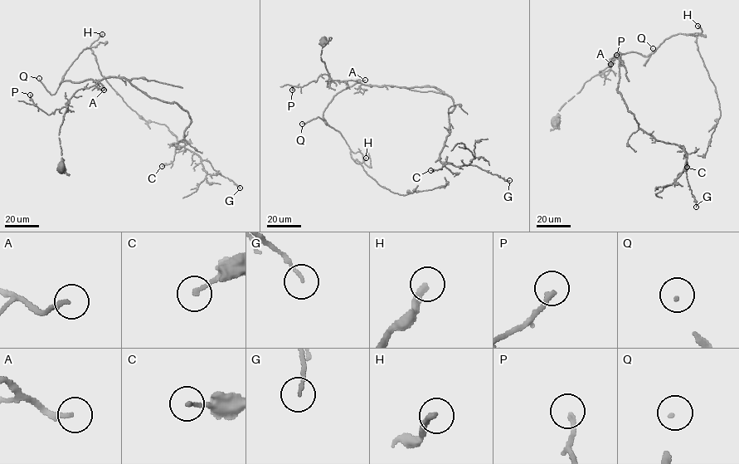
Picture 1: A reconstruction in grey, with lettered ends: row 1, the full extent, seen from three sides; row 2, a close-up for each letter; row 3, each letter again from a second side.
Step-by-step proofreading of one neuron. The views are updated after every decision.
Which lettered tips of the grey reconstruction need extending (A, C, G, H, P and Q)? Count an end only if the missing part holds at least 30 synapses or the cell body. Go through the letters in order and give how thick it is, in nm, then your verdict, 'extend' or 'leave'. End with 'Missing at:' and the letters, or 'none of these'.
A: calibre 190 nm; extend
C: calibre 160 nm; leave
G: calibre 130 nm; leave
H: calibre 280 nm; extend
P: calibre 200 nm; leave
Q: calibre 90 nm; extend
Missing at: A, H, Q

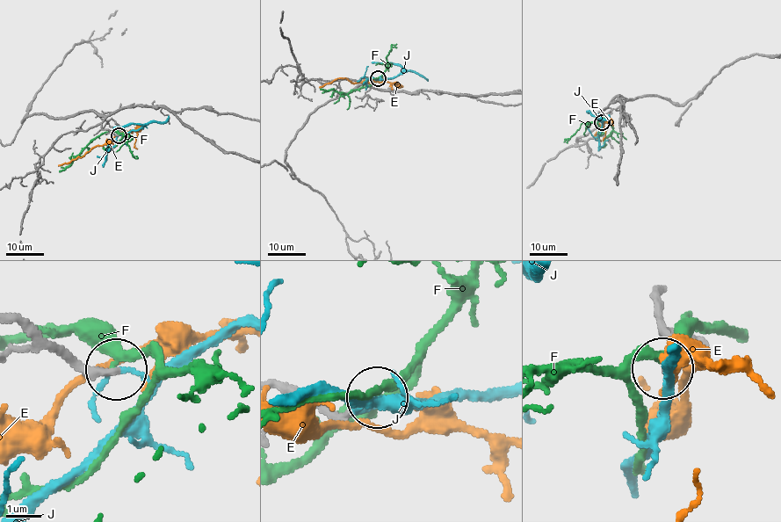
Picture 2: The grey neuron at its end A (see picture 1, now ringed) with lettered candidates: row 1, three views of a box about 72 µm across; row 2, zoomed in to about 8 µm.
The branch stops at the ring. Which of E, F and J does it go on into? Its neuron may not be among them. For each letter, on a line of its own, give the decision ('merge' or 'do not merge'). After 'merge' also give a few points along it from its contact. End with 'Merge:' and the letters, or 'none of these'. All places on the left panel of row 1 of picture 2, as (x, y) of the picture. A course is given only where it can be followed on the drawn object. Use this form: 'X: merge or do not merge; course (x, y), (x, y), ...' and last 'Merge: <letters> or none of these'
E: do not merge
F: do not merge
J: do not merge
Merge: none of these

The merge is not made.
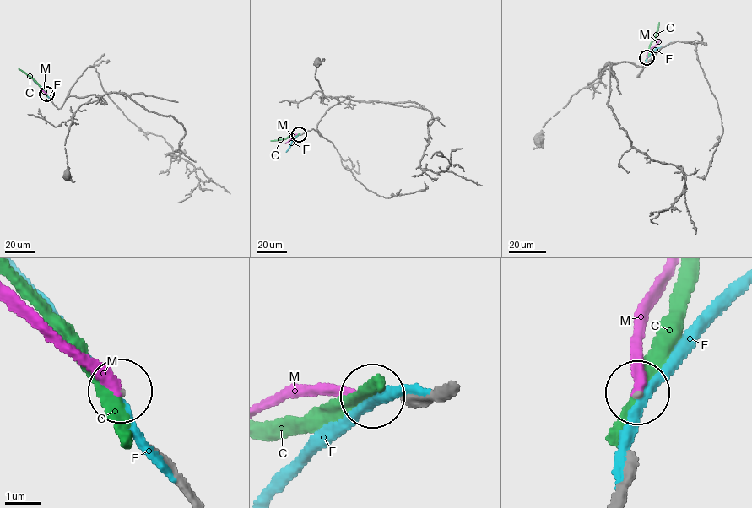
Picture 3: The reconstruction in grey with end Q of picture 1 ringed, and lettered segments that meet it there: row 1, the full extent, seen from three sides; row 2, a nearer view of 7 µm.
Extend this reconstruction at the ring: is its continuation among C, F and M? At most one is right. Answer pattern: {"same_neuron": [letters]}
{"same_neuron": ["M"]}

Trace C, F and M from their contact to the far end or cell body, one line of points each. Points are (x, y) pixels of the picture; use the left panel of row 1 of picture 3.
C: (46, 94), (18, 68)
F: (46, 94), (33, 80)
M: (46, 94), (33, 79)

